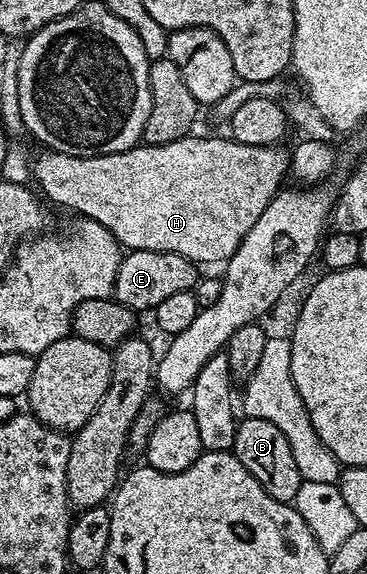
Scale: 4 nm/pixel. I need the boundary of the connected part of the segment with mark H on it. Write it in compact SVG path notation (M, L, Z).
M189 133L183 139L170 141L166 145L137 145L128 151L110 153L109 155L67 155L61 151L44 149L41 150L42 153L36 160L35 158L31 160L30 175L32 179L36 178L37 184L35 183L35 186L45 200L48 198L50 202L57 203L60 207L69 207L70 210L77 211L75 213L77 216L98 221L98 225L110 229L110 233L119 241L121 248L128 251L178 253L197 265L203 265L203 263L223 264L236 252L238 245L242 245L246 233L250 233L250 229L254 229L254 221L258 221L258 217L262 217L262 209L266 209L266 205L270 205L270 201L276 196L277 191L285 186L284 174L286 177L290 171L290 155L287 150L284 152L282 148L283 146L280 145L270 147L266 145L242 145L237 139L231 137L199 139L196 133Z

